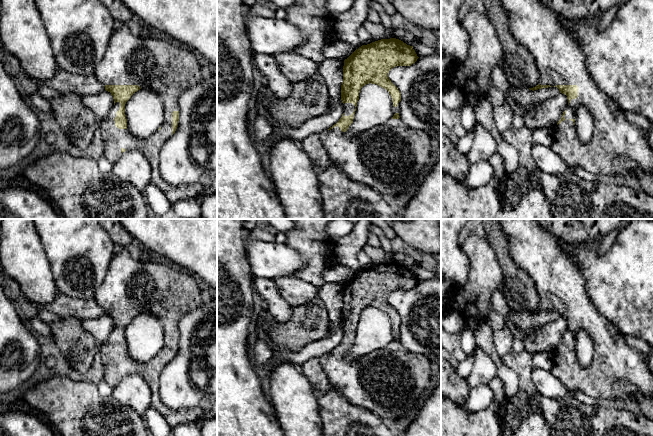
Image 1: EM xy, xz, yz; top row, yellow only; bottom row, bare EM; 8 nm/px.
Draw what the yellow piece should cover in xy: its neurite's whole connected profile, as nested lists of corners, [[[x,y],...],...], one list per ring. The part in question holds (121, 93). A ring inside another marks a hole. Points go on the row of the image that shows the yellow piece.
[[[116,23],[105,55],[96,65],[95,76],[114,99],[114,107],[110,114],[99,123],[104,144],[103,155],[110,163],[115,163],[126,150],[139,149],[151,165],[151,182],[166,195],[172,204],[200,195],[204,190],[202,184],[170,184],[163,179],[159,169],[160,150],[178,127],[178,100],[183,91],[197,85],[202,79],[201,66],[196,53],[187,47],[175,46],[161,39],[135,36],[123,23]],[[141,88],[156,91],[162,95],[165,110],[162,126],[146,139],[137,139],[130,134],[127,130],[125,115],[126,102]]]

